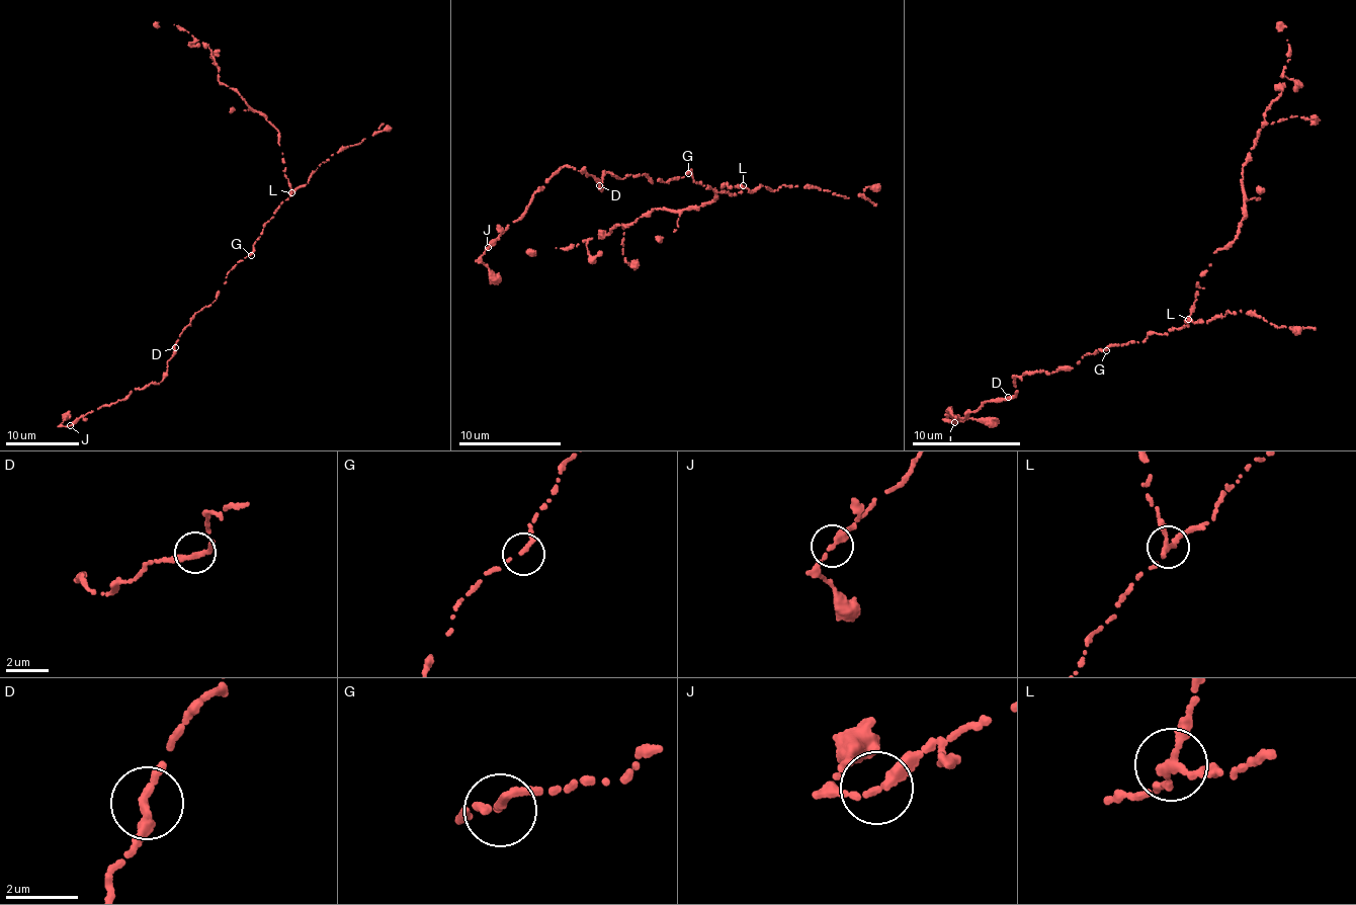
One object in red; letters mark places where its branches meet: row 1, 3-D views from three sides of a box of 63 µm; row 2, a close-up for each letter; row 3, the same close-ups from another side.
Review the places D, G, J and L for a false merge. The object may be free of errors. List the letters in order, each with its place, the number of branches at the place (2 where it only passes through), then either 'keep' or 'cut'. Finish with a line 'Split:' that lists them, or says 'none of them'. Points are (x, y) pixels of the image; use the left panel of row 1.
D: at (175, 347); 2 branches meet; keep
G: at (251, 255); 2 branches meet; keep
J: at (70, 425); 2 branches meet; keep
L: at (291, 192); 2 branches meet; cut
Split: L

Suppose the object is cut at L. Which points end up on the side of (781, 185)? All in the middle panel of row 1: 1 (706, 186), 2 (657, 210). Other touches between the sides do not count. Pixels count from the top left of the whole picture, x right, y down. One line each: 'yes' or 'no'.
1: yes
2: no

